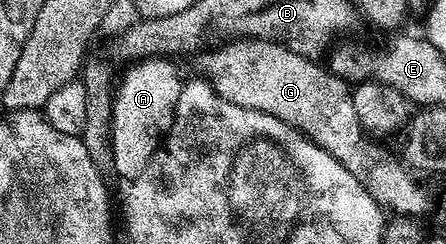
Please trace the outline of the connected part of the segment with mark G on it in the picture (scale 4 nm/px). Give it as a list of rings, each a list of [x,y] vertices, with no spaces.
[[[250,38],[227,44],[219,55],[218,74],[213,74],[212,80],[215,89],[222,97],[236,103],[237,106],[275,115],[276,119],[301,131],[322,150],[328,151],[342,167],[347,168],[370,196],[376,199],[383,210],[416,217],[429,209],[430,199],[425,189],[412,177],[414,175],[411,170],[397,157],[395,152],[390,153],[384,146],[378,144],[381,142],[363,130],[358,114],[356,114],[351,86],[330,72],[329,68],[320,67],[317,60],[302,56],[282,44],[274,41],[254,41]]]

